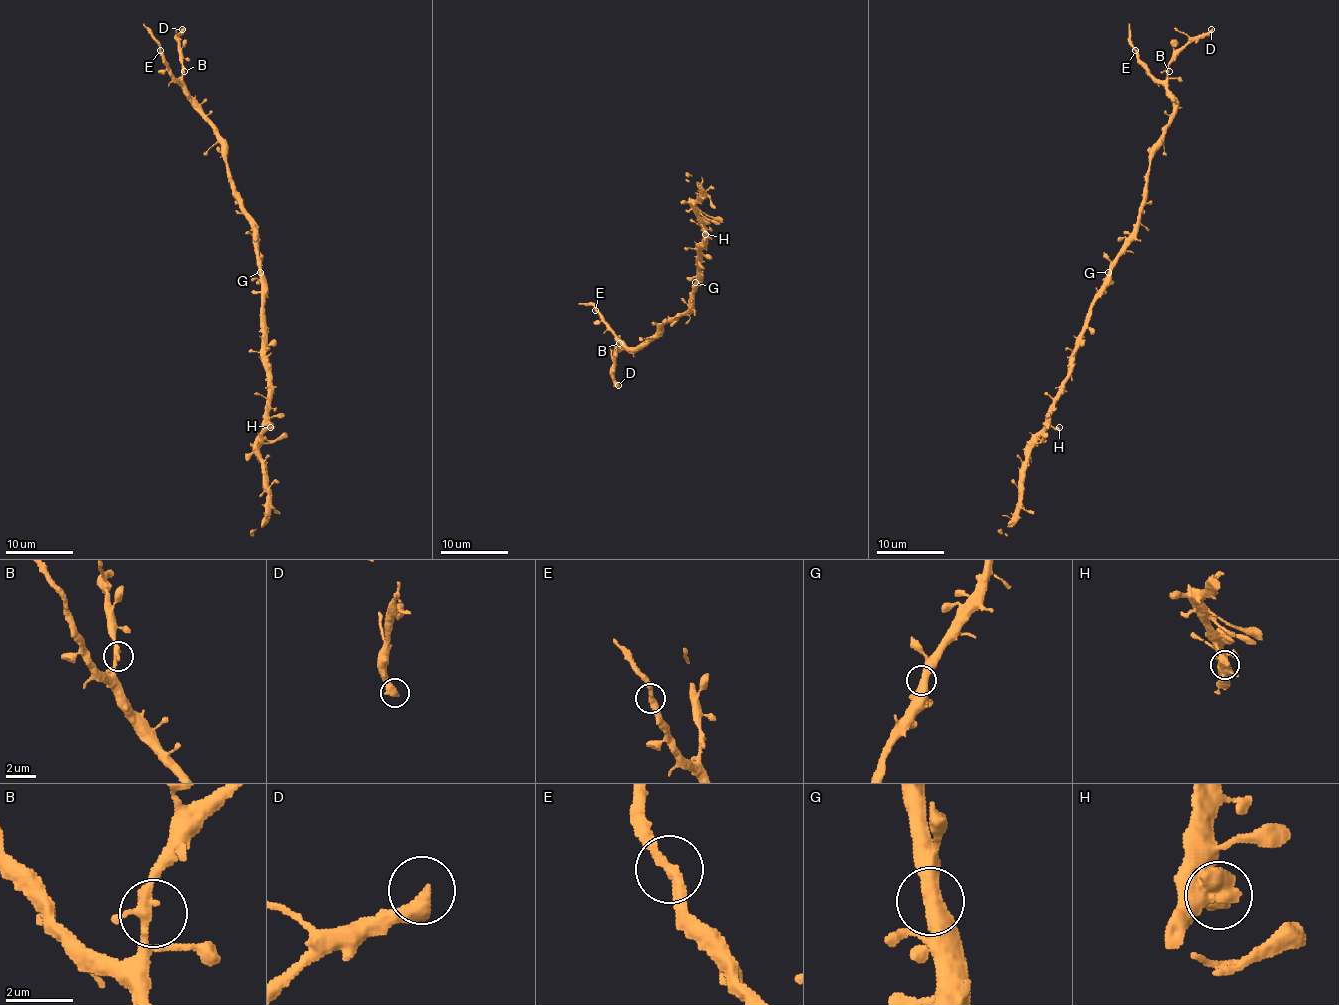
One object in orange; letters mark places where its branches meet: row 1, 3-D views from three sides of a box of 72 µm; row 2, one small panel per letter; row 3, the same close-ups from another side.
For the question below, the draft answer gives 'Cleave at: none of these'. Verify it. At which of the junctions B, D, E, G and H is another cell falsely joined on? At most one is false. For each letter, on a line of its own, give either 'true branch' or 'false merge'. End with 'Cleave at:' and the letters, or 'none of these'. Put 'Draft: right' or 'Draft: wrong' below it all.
B: true branch
D: true branch
E: true branch
G: true branch
H: true branch
Cleave at: none of these
Draft: right

